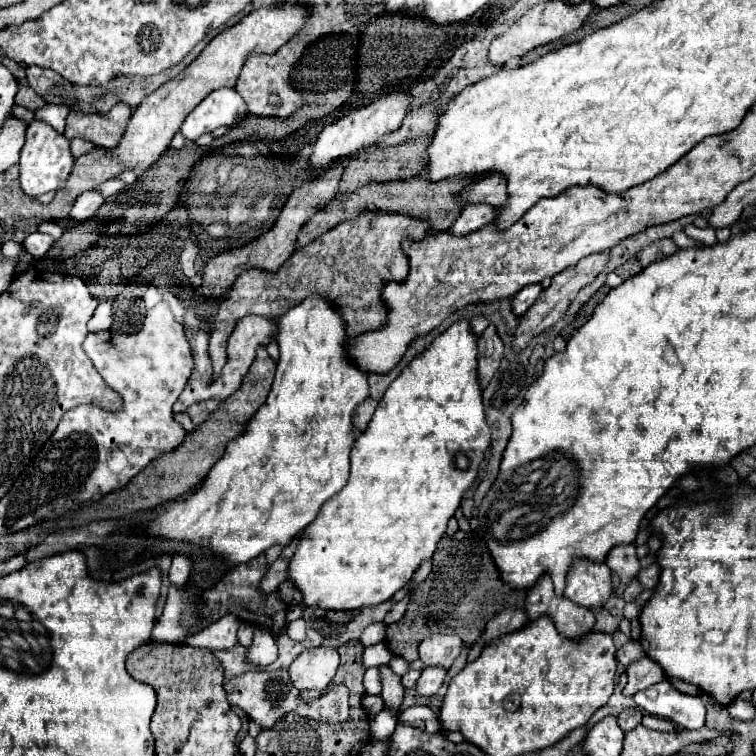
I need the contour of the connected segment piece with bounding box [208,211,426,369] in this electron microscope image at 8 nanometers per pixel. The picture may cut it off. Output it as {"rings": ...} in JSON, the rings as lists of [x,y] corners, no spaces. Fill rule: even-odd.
{"rings":[[[360,213],[350,221],[342,221],[322,237],[314,239],[306,247],[294,251],[294,255],[276,271],[246,269],[240,273],[236,283],[230,287],[224,303],[220,305],[208,345],[208,355],[214,369],[222,369],[226,363],[226,341],[238,323],[238,319],[254,313],[268,319],[280,317],[298,305],[310,293],[320,293],[340,305],[348,323],[348,337],[358,337],[368,331],[378,331],[386,325],[388,309],[382,301],[382,289],[388,281],[394,281],[394,267],[404,261],[402,239],[424,239],[426,225],[406,217],[406,213]]]}

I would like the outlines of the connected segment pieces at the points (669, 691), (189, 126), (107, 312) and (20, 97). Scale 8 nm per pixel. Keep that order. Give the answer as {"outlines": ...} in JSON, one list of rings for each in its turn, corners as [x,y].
{"outlines":[[[[668,679],[650,685],[634,695],[636,705],[650,713],[672,721],[680,729],[702,729],[706,707],[696,695],[680,693]]],[[[222,87],[212,91],[192,113],[184,119],[180,133],[188,141],[196,141],[202,133],[216,131],[222,125],[236,125],[248,115],[246,103],[232,87]]],[[[110,301],[99,303],[94,312],[94,317],[88,321],[88,331],[108,331],[113,323],[112,303]]],[[[25,86],[23,88],[19,88],[15,97],[15,103],[26,107],[31,111],[35,111],[36,109],[44,106],[45,101],[29,86]]]]}

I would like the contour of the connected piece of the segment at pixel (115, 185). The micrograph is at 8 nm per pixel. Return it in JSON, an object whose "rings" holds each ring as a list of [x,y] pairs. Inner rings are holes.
{"rings":[[[108,179],[108,181],[104,181],[104,183],[100,183],[100,185],[96,187],[96,190],[103,197],[110,197],[110,195],[118,193],[120,189],[124,189],[124,183],[122,183],[122,181],[116,181],[116,179]]]}

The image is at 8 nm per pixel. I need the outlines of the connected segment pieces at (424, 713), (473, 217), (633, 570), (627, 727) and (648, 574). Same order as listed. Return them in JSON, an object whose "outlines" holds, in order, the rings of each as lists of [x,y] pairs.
{"outlines":[[[[414,705],[412,709],[402,711],[400,713],[400,723],[408,723],[408,725],[414,725],[414,727],[420,727],[420,729],[424,729],[428,733],[440,731],[434,711],[430,707],[424,707],[424,705]]],[[[466,205],[456,219],[456,223],[450,227],[454,235],[464,235],[476,229],[482,229],[496,217],[496,209],[492,205]]],[[[632,543],[618,545],[614,551],[608,553],[606,565],[612,571],[616,571],[624,583],[628,583],[640,571],[640,563],[638,563],[638,557],[636,557],[636,547]]],[[[628,707],[624,709],[620,715],[618,715],[618,725],[624,729],[624,731],[632,731],[634,727],[638,727],[642,721],[642,711],[636,709],[636,707]]],[[[656,563],[650,565],[648,569],[642,569],[640,575],[638,575],[638,581],[640,581],[642,589],[652,589],[652,587],[656,587],[658,575],[660,575],[660,567],[658,567]]]]}

